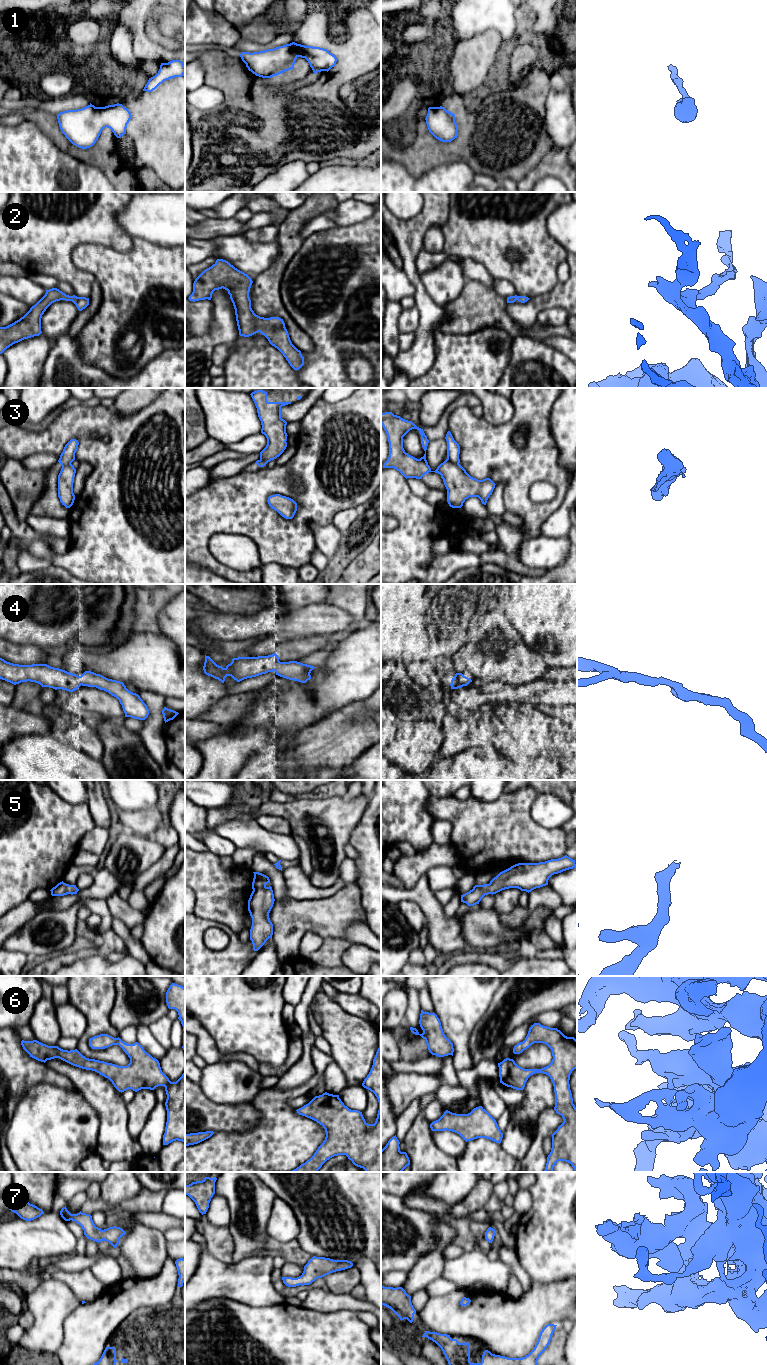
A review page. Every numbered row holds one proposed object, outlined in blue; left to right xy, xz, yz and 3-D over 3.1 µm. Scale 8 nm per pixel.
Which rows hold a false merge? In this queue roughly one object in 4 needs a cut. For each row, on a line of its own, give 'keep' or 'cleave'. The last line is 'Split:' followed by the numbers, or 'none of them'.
1: keep
2: keep
3: cleave
4: keep
5: keep
6: keep
7: keep
Split: 3

